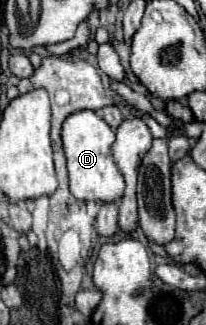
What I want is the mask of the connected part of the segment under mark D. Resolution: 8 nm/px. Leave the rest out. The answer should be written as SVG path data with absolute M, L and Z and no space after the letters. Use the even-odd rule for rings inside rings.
M81 111L65 119L61 139L67 157L71 195L81 201L97 201L97 203L119 201L125 191L125 181L123 173L119 171L111 155L111 145L115 143L113 129L95 111Z

